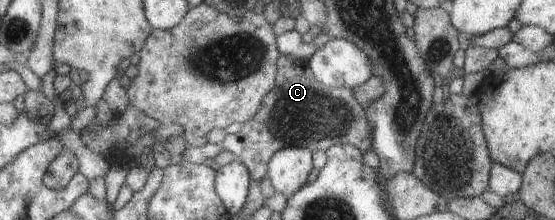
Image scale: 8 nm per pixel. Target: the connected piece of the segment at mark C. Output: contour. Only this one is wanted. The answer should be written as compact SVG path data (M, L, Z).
M281 55L278 67L275 87L260 105L256 117L246 121L240 133L227 134L222 142L225 150L248 167L251 177L257 181L268 177L272 155L283 148L300 147L312 153L325 152L334 145L352 145L361 153L371 149L372 127L368 127L364 108L357 103L352 90L319 83L306 60Z

